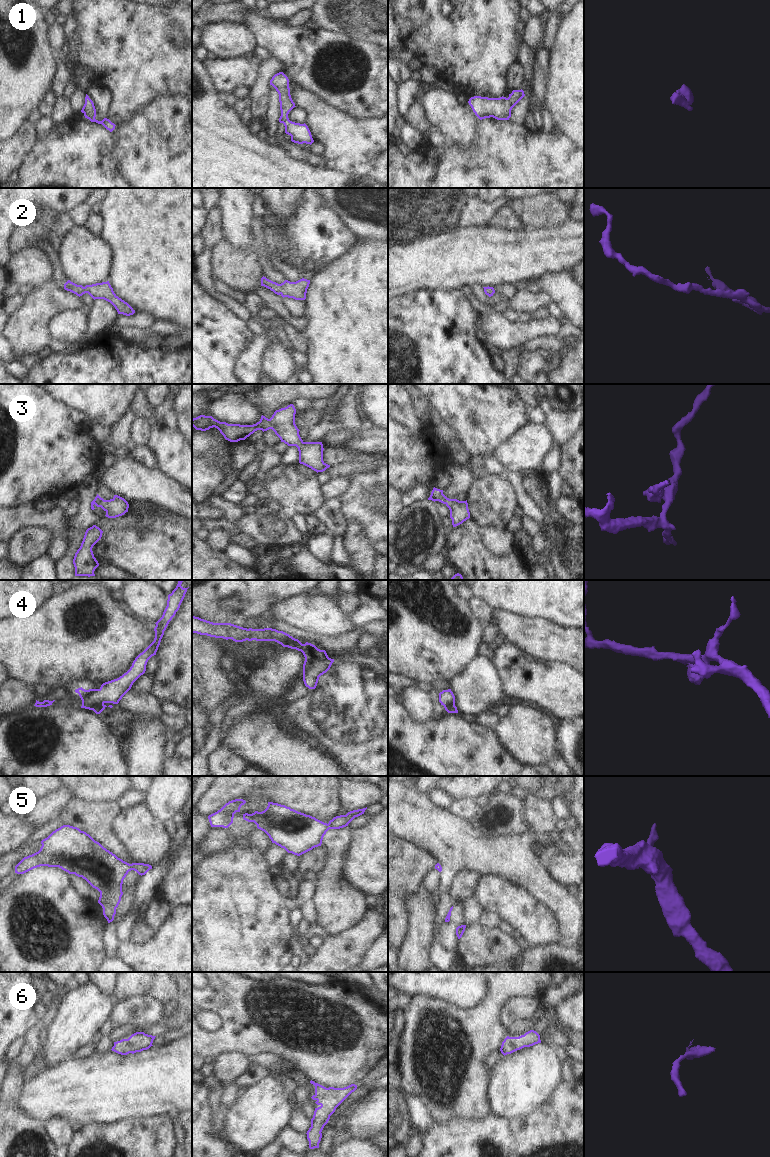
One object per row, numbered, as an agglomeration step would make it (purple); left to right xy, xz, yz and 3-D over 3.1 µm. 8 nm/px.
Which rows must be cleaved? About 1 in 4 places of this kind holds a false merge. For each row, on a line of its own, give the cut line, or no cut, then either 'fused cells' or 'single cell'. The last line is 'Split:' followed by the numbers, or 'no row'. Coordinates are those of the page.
1: no cut; single cell
2: no cut; single cell
3: no cut; single cell
4: cut in xy along (103, 703), (92, 709); fused cells
5: no cut; single cell
6: no cut; single cell
Split: 4

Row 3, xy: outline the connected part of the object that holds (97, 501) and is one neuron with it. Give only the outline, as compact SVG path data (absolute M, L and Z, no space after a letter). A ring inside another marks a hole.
M98 494L95 499L91 502L91 509L94 510L94 506L101 507L106 512L106 517L108 518L116 518L124 515L128 512L129 504L128 502L118 496L114 495L114 497L110 500L104 500Z

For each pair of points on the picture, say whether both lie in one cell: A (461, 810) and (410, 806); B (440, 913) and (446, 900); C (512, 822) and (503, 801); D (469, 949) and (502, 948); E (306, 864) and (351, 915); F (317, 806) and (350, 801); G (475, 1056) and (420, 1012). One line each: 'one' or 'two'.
A: two
B: one
C: one
D: one
E: two
F: two
G: one

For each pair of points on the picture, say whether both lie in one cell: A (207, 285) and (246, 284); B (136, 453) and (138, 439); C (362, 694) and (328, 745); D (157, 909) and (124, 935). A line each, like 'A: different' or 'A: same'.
A: different
B: different
C: same
D: different

